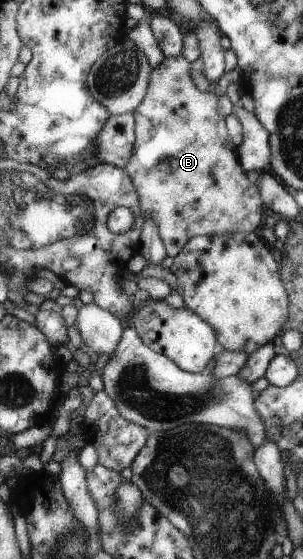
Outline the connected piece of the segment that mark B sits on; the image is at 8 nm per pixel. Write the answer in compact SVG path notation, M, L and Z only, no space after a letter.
M181 54L175 57L164 57L156 66L150 69L144 98L140 101L137 108L132 111L134 115L135 141L133 142L129 161L123 167L137 192L143 220L149 218L154 221L164 245L165 254L172 258L196 235L221 235L233 232L255 232L260 234L260 229L266 228L265 224L268 224L268 216L270 214L270 210L267 207L268 203L259 195L259 189L246 178L246 171L242 168L239 161L239 148L232 144L232 140L228 136L224 112L220 112L220 96L215 96L214 93L207 91L200 92L191 80L190 70L190 63Z

